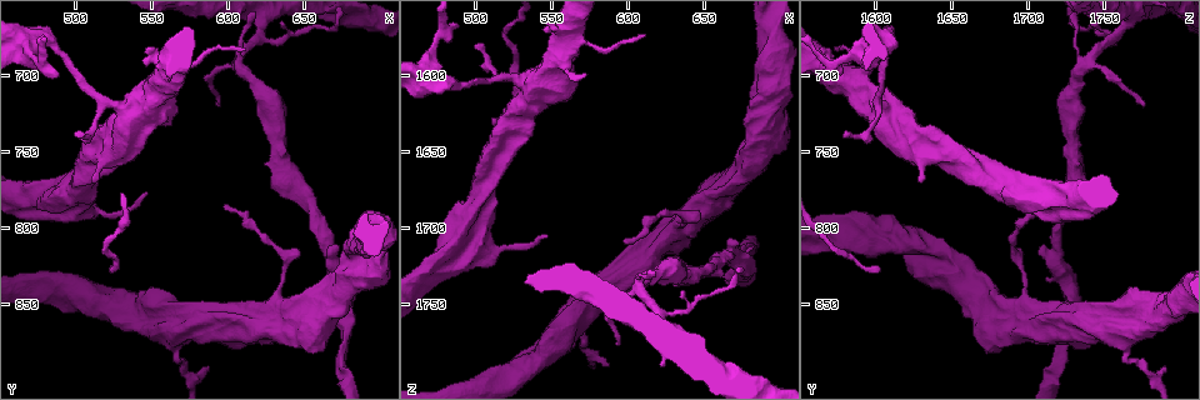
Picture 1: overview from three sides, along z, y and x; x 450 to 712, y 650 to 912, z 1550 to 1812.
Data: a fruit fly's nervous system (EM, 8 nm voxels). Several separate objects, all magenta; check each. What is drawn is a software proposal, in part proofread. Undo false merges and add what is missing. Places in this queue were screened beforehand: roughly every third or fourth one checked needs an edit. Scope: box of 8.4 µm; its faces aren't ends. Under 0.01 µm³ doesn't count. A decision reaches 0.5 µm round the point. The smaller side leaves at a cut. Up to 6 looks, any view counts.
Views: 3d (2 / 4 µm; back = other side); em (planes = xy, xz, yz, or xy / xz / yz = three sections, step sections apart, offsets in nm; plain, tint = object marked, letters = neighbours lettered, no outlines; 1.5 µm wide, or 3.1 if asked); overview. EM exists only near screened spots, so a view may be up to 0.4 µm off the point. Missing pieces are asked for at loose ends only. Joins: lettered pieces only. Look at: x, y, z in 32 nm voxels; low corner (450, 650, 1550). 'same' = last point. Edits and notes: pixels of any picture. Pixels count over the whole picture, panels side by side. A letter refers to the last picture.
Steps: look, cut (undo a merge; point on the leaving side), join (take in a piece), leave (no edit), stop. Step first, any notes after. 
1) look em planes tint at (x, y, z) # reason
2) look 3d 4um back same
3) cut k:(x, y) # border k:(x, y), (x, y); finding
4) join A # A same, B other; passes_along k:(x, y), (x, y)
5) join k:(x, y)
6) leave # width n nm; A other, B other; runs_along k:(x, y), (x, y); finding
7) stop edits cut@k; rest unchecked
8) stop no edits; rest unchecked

look em planes letters at (548, 776, 1706) # free end

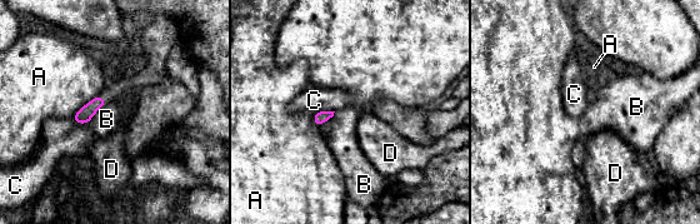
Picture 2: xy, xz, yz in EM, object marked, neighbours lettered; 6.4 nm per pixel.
leave # A other, B other, C other, D other; border 2:(335, 112), (329, 119), (318, 125); none of them fits

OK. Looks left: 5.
look em planes tint at (566, 884, 1764) # calibre changes

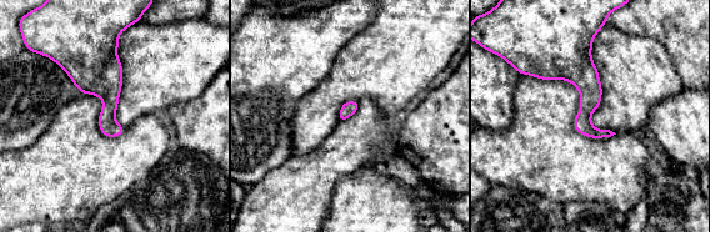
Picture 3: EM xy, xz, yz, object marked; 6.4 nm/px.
look em planes letters same # see the neighbours

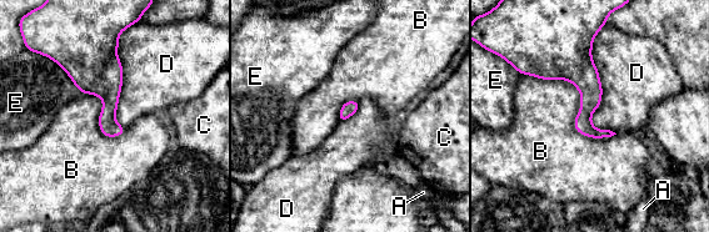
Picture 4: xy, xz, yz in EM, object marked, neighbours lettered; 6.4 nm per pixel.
leave # A other, B other, C other, D other, E other; border 4:(600, 29), (592, 122), (615, 134); continuous, no second cell

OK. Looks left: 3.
look 3d 2um at (500, 738, 1582) # tapers out

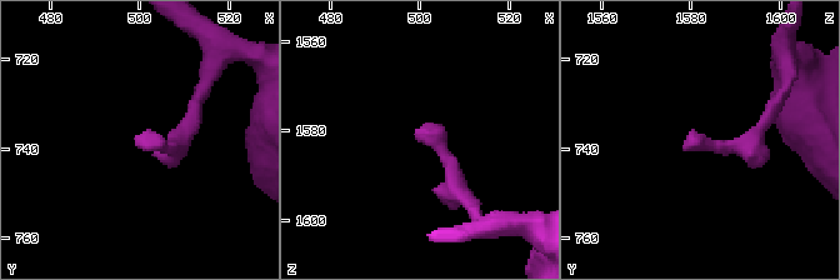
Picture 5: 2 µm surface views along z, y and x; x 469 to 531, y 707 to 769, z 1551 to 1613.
look em xy step 8 tint at (498, 738, 1580)

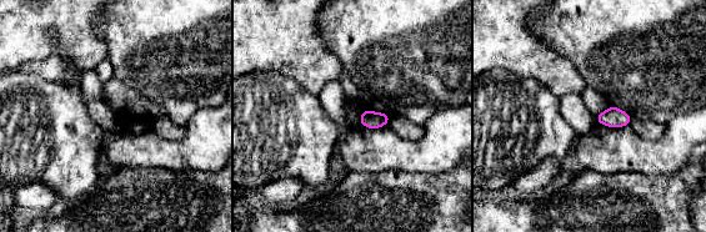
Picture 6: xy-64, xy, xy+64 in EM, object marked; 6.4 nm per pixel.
look em planes letters same # another direction

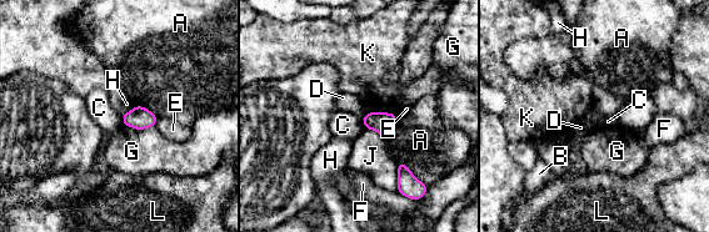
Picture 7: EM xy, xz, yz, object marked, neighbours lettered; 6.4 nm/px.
leave # width 140 nm; A other, B other, C other, D other, E other, F other, G other, H other, J other, K other, L other; border 7:(370, 111), (362, 117); no lettered piece goes on from it

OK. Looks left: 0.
stop no edits; rest unchecked

